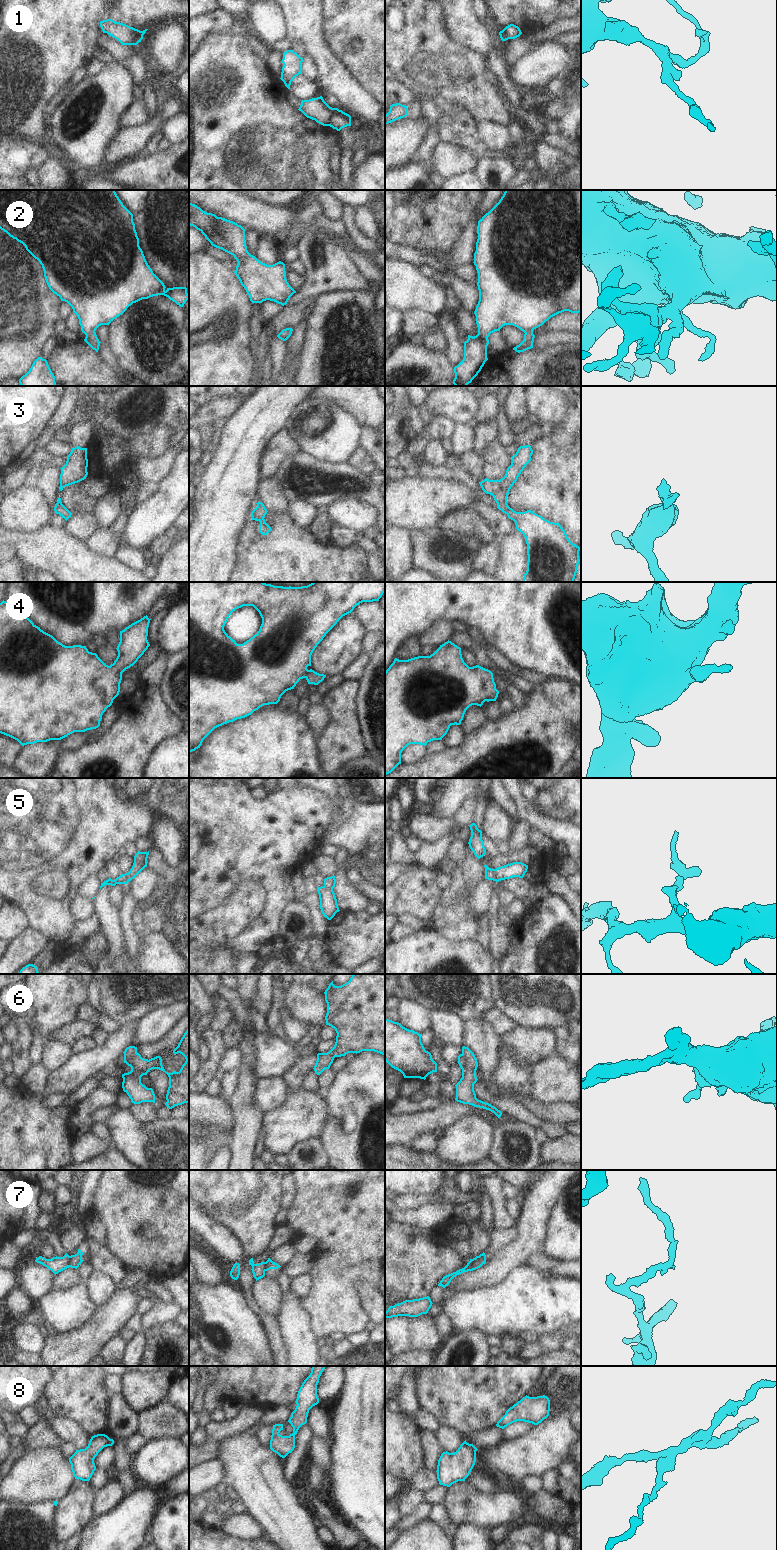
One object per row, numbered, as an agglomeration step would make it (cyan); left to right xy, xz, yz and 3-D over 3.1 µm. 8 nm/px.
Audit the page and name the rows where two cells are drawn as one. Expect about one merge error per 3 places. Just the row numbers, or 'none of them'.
1, 5, 6, 7

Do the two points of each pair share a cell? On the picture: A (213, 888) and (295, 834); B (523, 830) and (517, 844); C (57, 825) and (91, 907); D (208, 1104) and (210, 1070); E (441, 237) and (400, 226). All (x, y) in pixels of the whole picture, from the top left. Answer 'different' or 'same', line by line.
A: same
B: same
C: different
D: different
E: same

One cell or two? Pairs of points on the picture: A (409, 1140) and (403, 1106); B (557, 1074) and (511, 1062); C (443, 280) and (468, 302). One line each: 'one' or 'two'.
A: two
B: one
C: one

